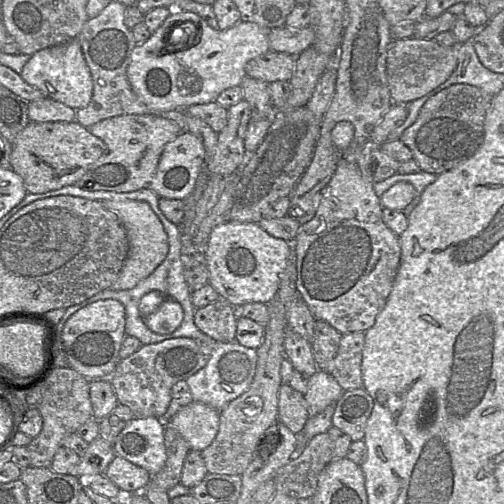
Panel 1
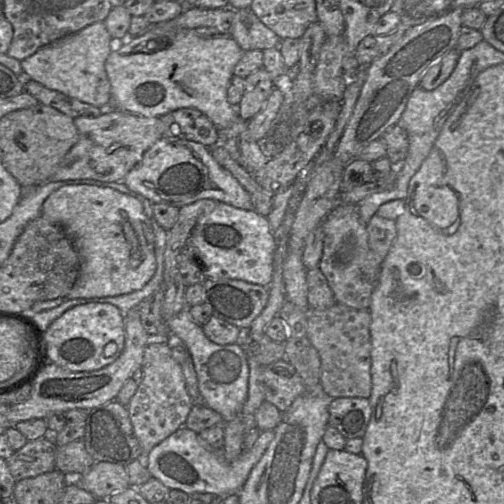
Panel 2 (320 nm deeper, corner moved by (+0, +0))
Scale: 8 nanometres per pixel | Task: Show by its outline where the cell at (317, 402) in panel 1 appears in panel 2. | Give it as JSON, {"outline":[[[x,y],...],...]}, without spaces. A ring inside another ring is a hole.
{"outline":[[[183,426],[150,451],[146,460],[147,467],[152,477],[169,489],[179,489],[189,495],[195,492],[210,493],[221,499],[233,494],[239,496],[249,473],[274,436],[274,430],[261,431],[250,450],[243,451],[233,462],[227,462],[220,452],[204,445],[198,433]]]}

